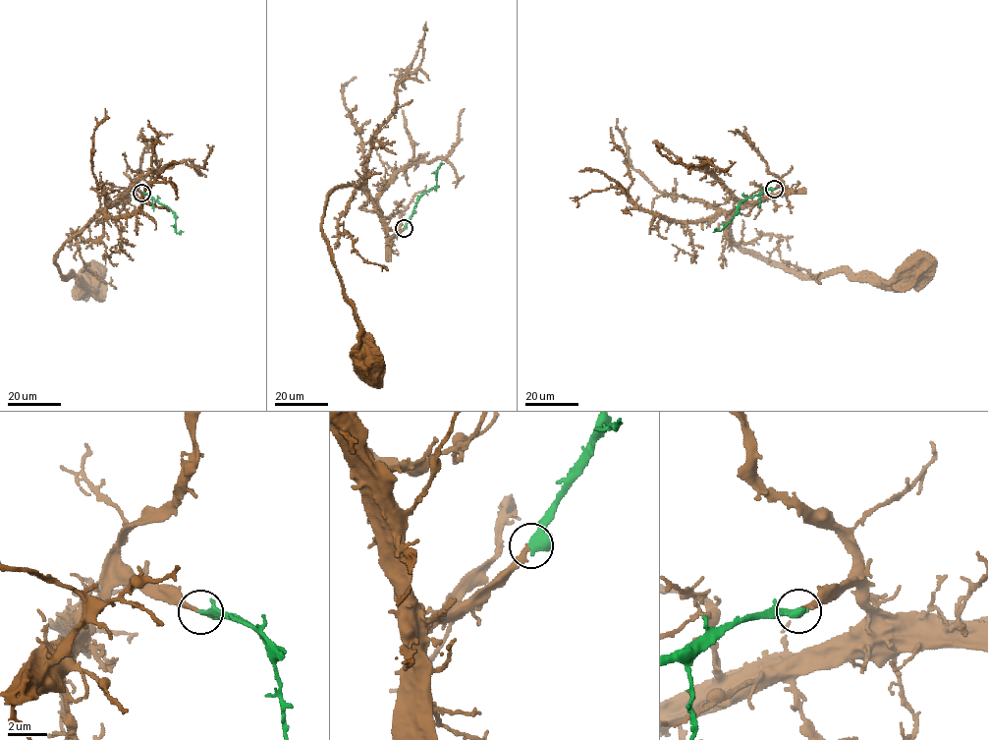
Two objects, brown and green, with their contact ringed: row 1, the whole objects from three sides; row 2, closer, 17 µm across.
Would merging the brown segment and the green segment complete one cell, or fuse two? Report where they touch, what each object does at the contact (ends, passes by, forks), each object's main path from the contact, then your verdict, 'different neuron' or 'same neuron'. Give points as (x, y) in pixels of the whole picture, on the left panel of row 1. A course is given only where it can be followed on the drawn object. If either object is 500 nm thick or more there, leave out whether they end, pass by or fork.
place (141, 193); course brown (141, 192), (132, 189), (103, 207), (55, 256), (61, 274), (76, 276), (90, 288), (91, 277); course green (141, 193), (172, 211), (176, 232), (181, 234); same neuron

